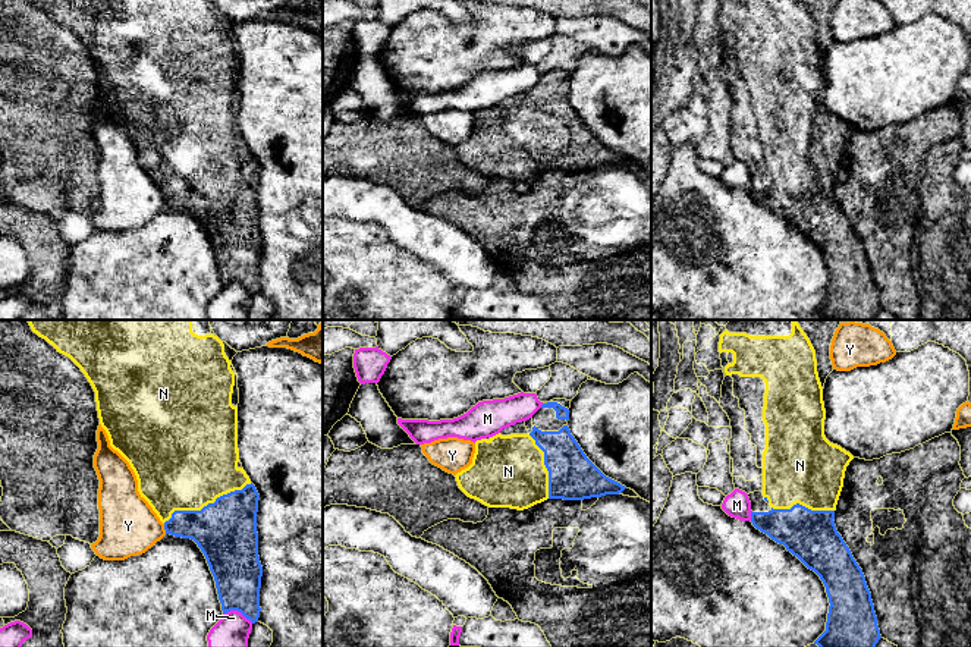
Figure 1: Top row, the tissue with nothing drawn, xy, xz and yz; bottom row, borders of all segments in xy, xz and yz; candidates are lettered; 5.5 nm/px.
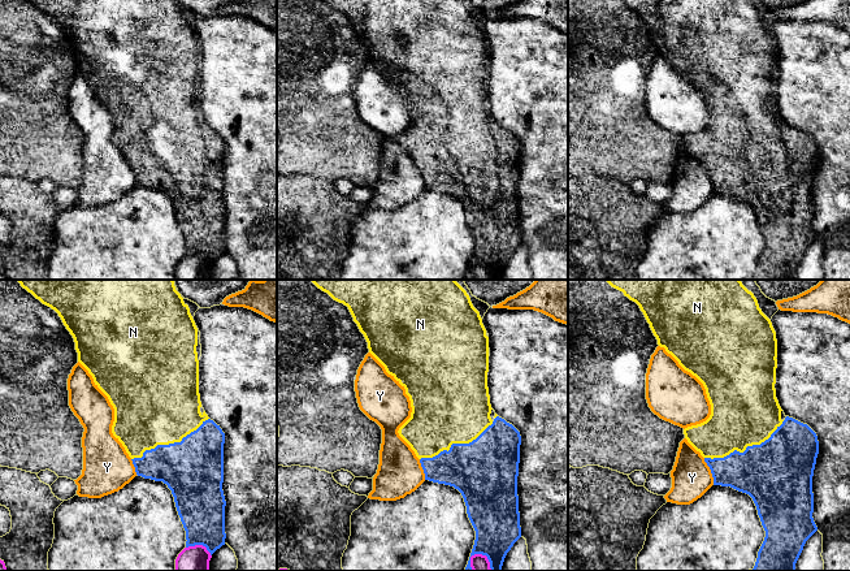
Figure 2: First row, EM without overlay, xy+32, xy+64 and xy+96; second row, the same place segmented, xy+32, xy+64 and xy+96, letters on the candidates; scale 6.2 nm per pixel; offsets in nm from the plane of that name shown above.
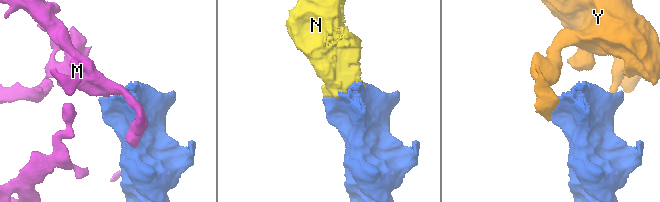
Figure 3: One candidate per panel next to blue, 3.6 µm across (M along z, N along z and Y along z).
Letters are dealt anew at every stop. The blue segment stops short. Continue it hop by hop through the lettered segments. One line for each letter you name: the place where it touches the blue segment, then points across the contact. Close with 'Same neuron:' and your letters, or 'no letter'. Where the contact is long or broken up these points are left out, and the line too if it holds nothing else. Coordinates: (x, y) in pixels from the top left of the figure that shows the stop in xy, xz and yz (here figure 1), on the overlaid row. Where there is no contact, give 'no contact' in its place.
N: meets blue in xy at (207, 505)
Same neuron: N

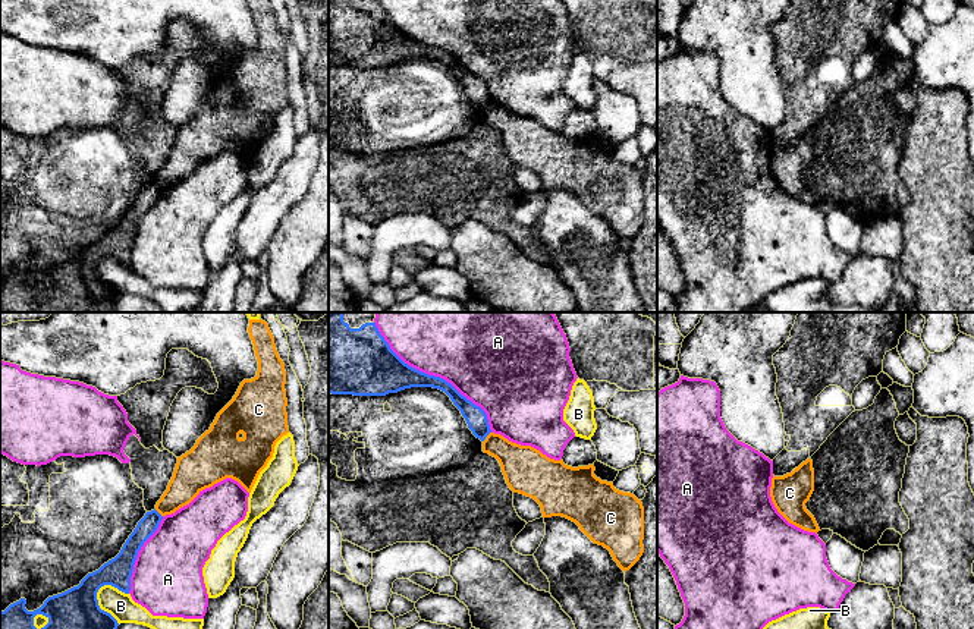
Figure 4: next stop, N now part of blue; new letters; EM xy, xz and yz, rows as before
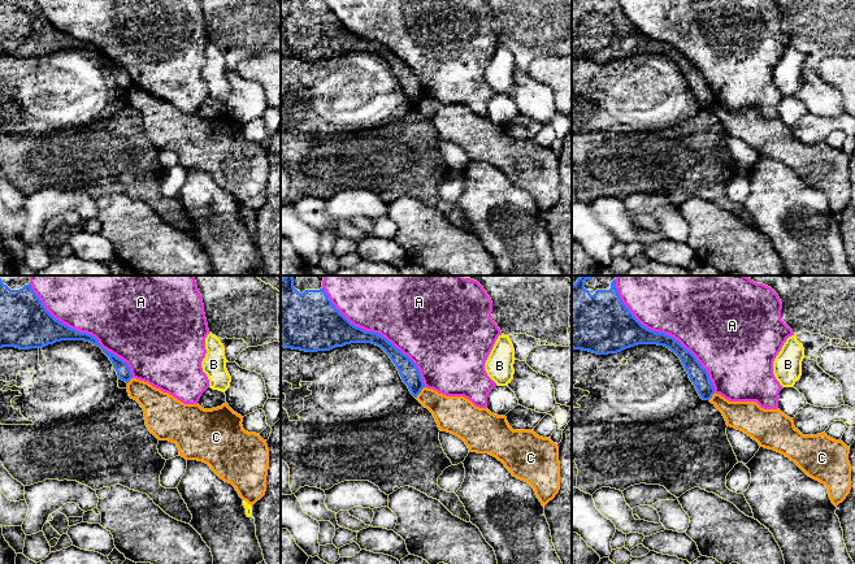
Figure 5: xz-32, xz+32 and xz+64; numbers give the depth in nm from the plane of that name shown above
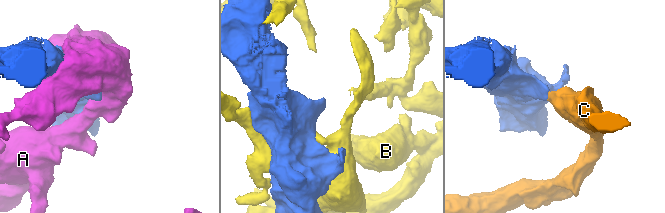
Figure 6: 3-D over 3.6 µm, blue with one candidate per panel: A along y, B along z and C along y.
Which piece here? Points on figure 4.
Same neuron: no letter

